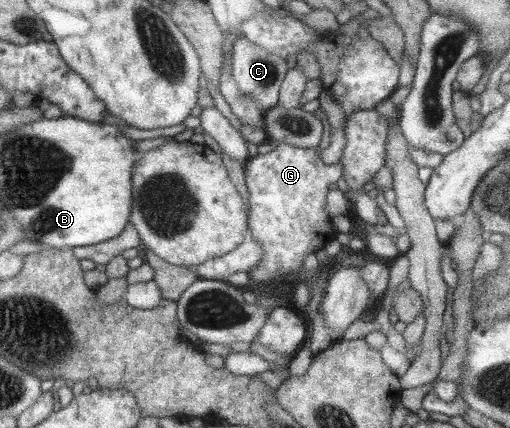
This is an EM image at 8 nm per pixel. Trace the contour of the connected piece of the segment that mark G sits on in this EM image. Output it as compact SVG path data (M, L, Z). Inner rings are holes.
M275 142L277 148L266 154L250 158L245 166L248 196L248 225L250 236L262 248L259 262L248 272L250 285L260 288L273 284L274 281L301 280L304 278L303 262L305 256L327 248L329 242L338 238L334 231L333 219L325 211L329 185L336 183L343 176L341 163L328 165L322 161L315 148L301 148L284 142Z

